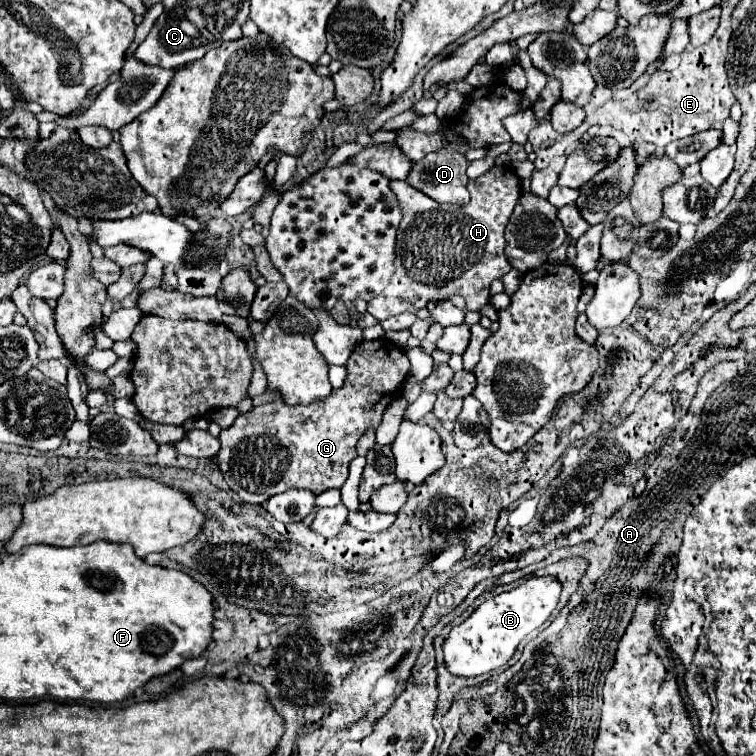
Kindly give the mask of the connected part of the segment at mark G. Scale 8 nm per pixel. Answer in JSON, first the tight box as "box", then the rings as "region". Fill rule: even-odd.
{"box":[217,338,409,504],"region":[[[387,338],[363,340],[363,342],[353,350],[353,354],[351,354],[351,358],[347,360],[345,368],[347,368],[347,378],[345,378],[343,386],[337,388],[337,390],[331,390],[331,394],[329,394],[327,398],[323,398],[323,402],[311,402],[311,406],[285,406],[285,404],[279,402],[279,400],[267,402],[267,404],[263,404],[263,406],[253,406],[247,414],[239,414],[231,428],[221,430],[221,436],[219,436],[219,440],[221,440],[221,450],[219,450],[219,454],[217,454],[217,464],[219,464],[221,472],[223,472],[223,476],[225,476],[227,484],[229,484],[229,488],[231,488],[233,492],[237,492],[239,498],[241,498],[243,502],[249,502],[249,504],[263,504],[263,502],[269,500],[273,494],[279,494],[279,492],[285,492],[285,490],[291,490],[291,488],[307,488],[307,490],[311,490],[311,492],[315,492],[315,494],[321,494],[321,492],[325,492],[325,490],[329,490],[329,488],[341,488],[341,486],[345,484],[347,474],[349,474],[349,462],[357,456],[355,444],[359,442],[359,438],[361,438],[369,428],[373,428],[373,430],[379,428],[385,408],[391,404],[391,400],[395,400],[395,398],[399,396],[399,392],[401,392],[401,388],[403,388],[403,384],[405,384],[405,378],[407,378],[407,372],[409,372],[409,358],[407,358],[407,354],[403,352],[403,348],[399,350],[399,348],[397,348],[391,340],[387,340]]]}

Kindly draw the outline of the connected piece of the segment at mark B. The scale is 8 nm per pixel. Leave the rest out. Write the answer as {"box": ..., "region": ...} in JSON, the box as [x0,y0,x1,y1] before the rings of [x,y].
{"box":[443,578,561,676],"region":[[[529,578],[519,588],[493,596],[477,606],[467,620],[453,626],[443,642],[443,660],[447,672],[453,676],[479,676],[491,670],[499,670],[509,662],[517,644],[537,630],[549,614],[555,610],[561,594],[561,584],[551,578]]]}

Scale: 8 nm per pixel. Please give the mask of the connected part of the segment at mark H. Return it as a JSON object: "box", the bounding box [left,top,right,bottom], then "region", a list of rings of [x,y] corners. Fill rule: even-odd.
{"box":[367,166,521,320],"region":[[[493,166],[483,176],[469,180],[467,190],[471,194],[471,200],[467,206],[443,206],[439,202],[433,202],[419,190],[411,188],[407,182],[391,180],[391,190],[399,198],[399,208],[403,214],[403,220],[399,222],[399,230],[397,230],[397,240],[395,240],[395,256],[397,256],[395,272],[391,276],[389,286],[383,290],[383,294],[369,302],[367,312],[379,320],[385,320],[405,310],[417,312],[419,308],[427,306],[429,300],[445,300],[455,294],[467,300],[467,310],[483,308],[489,302],[489,284],[511,270],[503,254],[505,250],[503,232],[521,194],[519,176],[513,172],[515,170],[511,166]]]}

